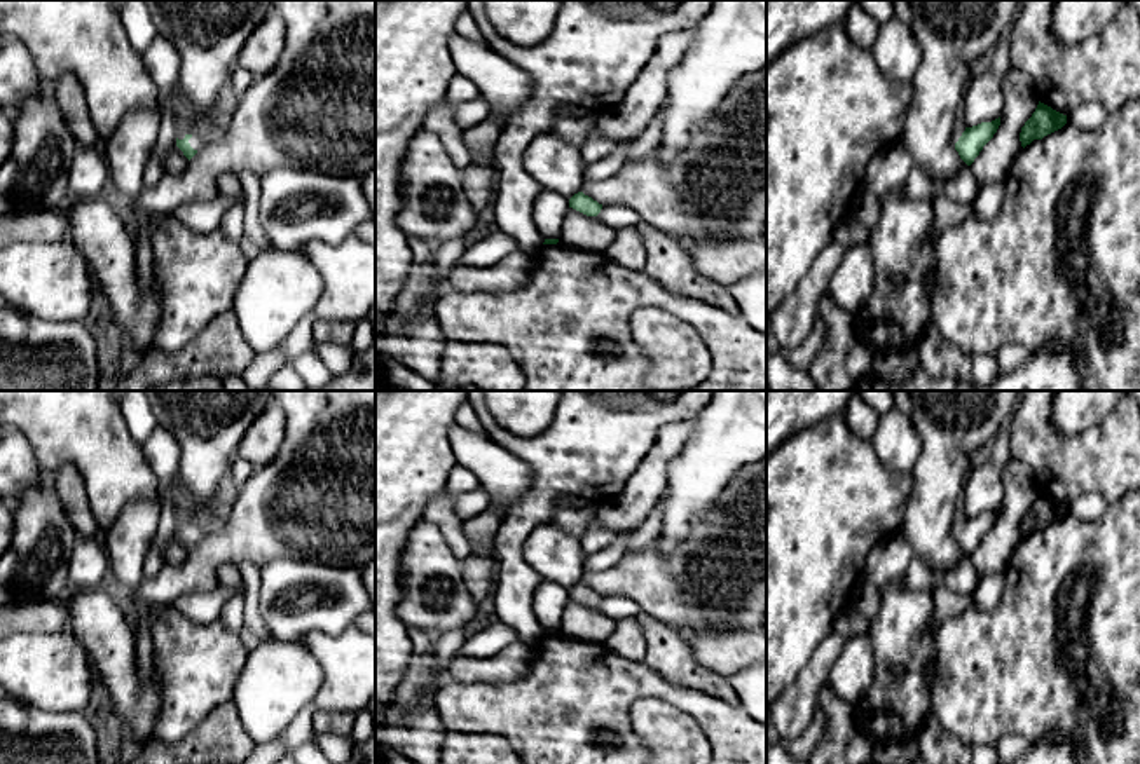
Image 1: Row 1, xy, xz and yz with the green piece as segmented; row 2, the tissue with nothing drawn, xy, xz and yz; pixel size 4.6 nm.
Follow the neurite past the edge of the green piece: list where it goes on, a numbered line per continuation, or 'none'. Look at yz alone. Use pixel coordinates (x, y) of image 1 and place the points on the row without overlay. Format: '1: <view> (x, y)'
1: yz (959, 518)

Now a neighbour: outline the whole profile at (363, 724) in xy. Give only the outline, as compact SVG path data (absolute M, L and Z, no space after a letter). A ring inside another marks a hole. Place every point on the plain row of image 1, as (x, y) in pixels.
M367 706L354 712L354 722L351 731L353 741L363 743L372 736L374 731L375 731L375 720L372 719Z

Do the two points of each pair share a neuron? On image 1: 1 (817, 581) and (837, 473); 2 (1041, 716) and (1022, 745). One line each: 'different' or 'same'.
1: same
2: different

